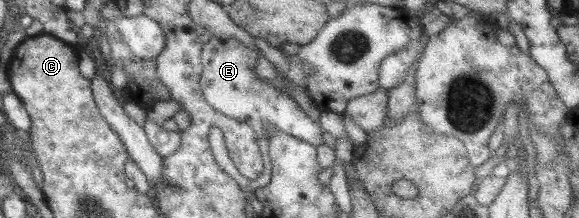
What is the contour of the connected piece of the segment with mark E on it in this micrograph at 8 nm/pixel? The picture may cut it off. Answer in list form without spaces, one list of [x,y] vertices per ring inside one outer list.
[[[215,35],[210,36],[208,42],[202,44],[200,61],[202,64],[202,72],[199,77],[198,84],[201,88],[203,99],[216,111],[225,115],[225,117],[233,118],[241,123],[247,123],[255,135],[257,135],[257,145],[261,151],[261,159],[263,159],[263,169],[259,177],[248,180],[242,177],[235,167],[231,158],[228,156],[225,147],[222,131],[217,127],[212,127],[208,133],[208,144],[210,145],[213,159],[215,163],[225,171],[231,179],[237,182],[237,185],[244,191],[254,191],[259,187],[263,187],[269,183],[271,177],[270,157],[269,157],[269,133],[265,131],[267,124],[273,124],[277,130],[289,134],[294,138],[303,140],[317,147],[323,143],[321,129],[317,122],[313,122],[302,110],[297,106],[293,98],[276,87],[273,87],[269,81],[261,79],[253,65],[258,59],[259,53],[255,50],[249,50],[241,45],[235,39],[217,39]]]

